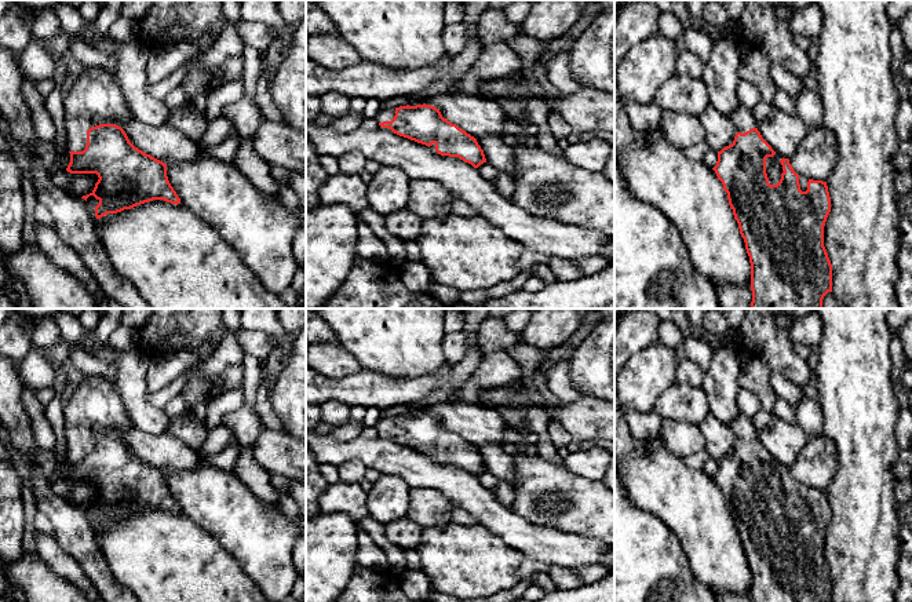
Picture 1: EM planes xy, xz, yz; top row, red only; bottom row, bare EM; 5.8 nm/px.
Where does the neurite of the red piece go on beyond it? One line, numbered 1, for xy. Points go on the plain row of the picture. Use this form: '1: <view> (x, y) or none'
1: xy (95, 405)

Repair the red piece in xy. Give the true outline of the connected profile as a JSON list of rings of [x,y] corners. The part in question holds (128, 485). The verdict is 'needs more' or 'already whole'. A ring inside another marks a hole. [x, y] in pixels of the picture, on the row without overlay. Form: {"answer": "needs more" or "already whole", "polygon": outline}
{"answer": "needs more", "polygon": [[[87,375],[74,386],[63,406],[63,415],[70,461],[66,479],[98,484],[94,499],[81,506],[87,510],[90,504],[94,504],[99,510],[95,515],[96,528],[153,508],[180,512],[180,507],[168,489],[167,473],[135,456],[124,441],[125,431],[135,426],[125,412],[114,382]]]}

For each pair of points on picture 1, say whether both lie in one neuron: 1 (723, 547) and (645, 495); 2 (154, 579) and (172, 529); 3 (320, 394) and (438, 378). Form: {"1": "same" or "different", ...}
{"1": "same", "2": "same", "3": "same"}

